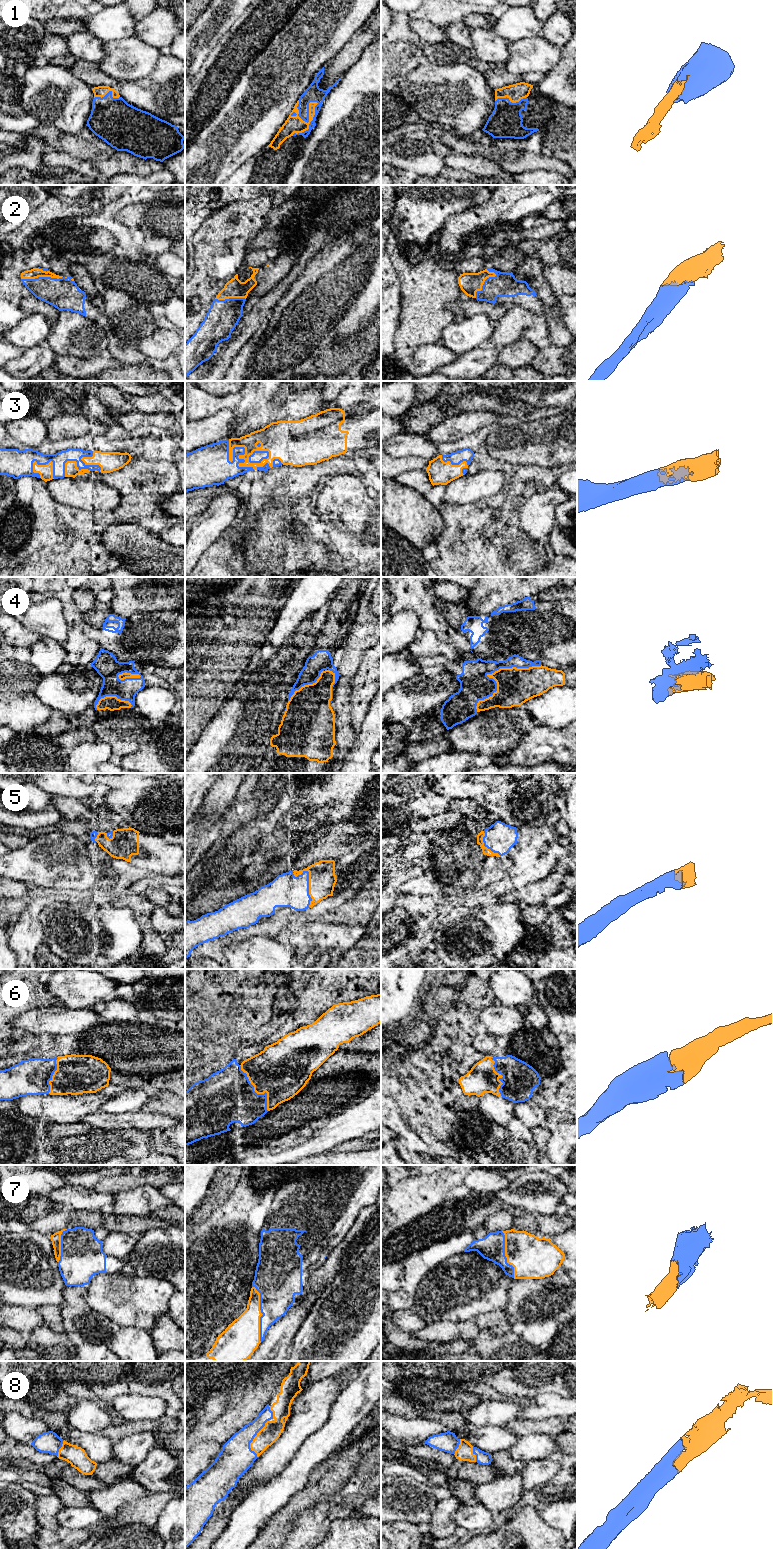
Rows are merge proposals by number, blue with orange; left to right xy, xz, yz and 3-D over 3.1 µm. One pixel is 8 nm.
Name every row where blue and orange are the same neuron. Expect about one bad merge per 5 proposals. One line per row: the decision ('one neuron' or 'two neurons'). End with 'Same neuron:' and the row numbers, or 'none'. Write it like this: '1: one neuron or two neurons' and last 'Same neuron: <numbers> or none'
1: one neuron
2: one neuron
3: one neuron
4: one neuron
5: one neuron
6: one neuron
7: one neuron
8: one neuron
Same neuron: 1, 2, 3, 4, 5, 6, 7, 8

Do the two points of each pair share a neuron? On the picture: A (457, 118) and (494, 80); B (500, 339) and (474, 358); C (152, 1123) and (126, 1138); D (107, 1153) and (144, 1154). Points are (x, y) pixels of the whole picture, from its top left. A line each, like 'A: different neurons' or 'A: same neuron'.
A: different neurons
B: different neurons
C: different neurons
D: same neuron

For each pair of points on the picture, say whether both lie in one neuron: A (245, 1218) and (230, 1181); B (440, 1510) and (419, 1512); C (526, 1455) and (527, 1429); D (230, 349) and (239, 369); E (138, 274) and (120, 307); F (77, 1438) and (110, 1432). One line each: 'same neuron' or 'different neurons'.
A: different neurons
B: different neurons
C: different neurons
D: different neurons
E: different neurons
F: different neurons

